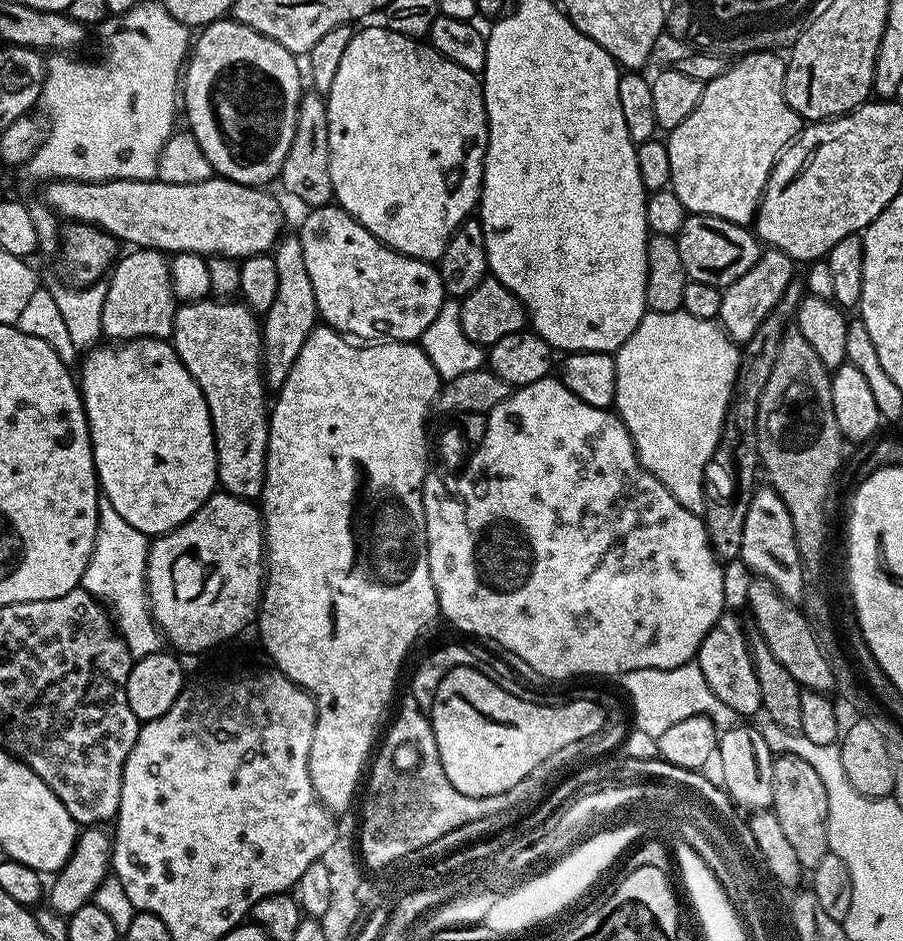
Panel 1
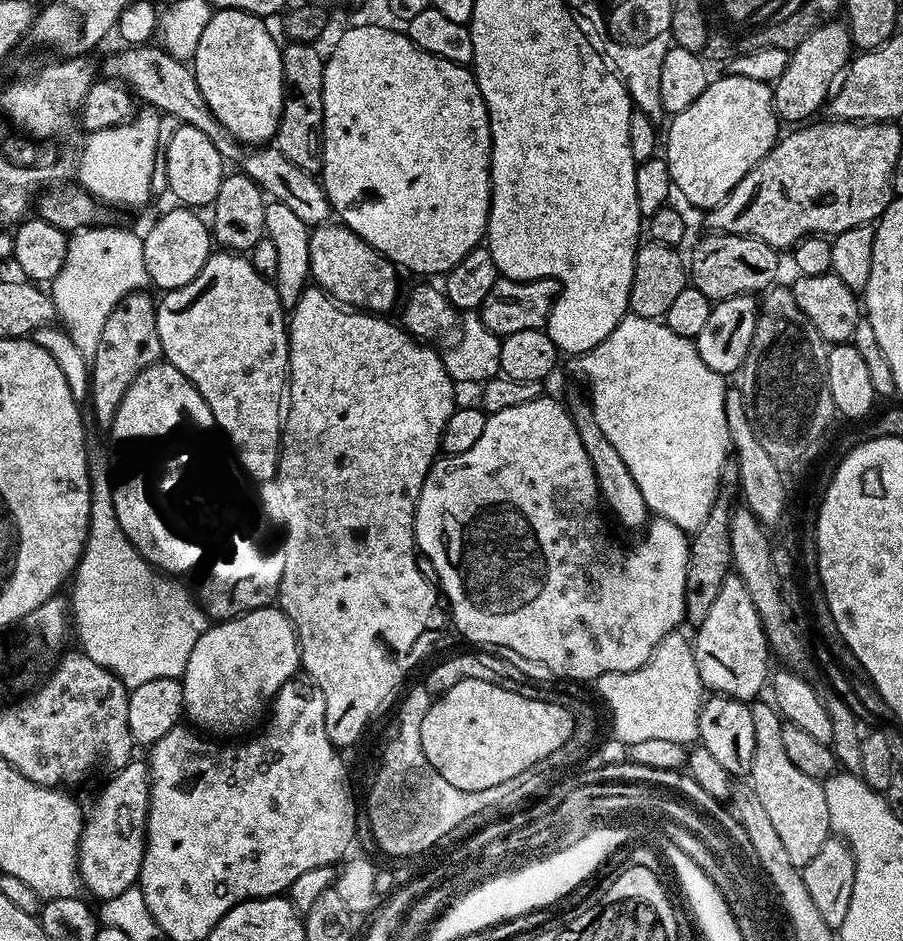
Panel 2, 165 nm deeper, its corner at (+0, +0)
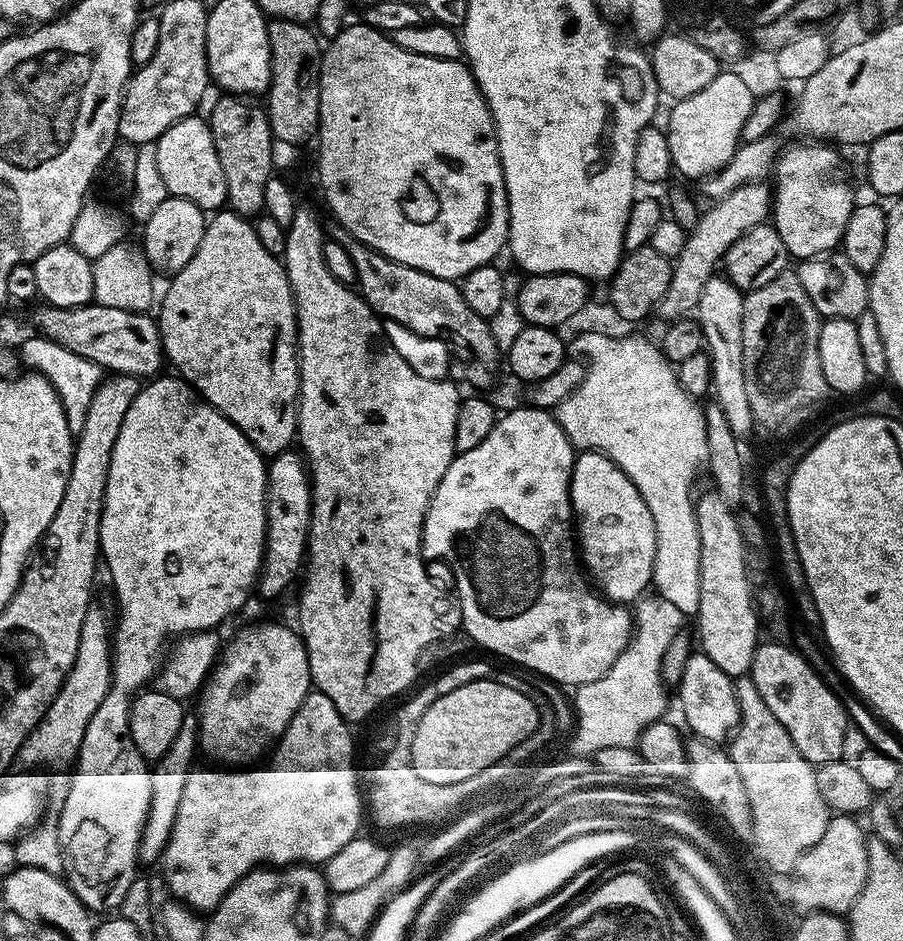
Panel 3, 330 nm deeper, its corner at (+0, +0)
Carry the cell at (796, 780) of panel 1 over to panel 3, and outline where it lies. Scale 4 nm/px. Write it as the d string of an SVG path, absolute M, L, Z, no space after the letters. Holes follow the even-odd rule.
M751 675L739 677L735 685L740 722L730 737L730 755L746 788L746 798L750 798L751 847L769 873L791 874L798 858L822 838L830 809L818 790L816 768L802 758L798 746L794 746L794 738L786 734L786 726L782 726L770 706L762 702L762 694L758 694Z

